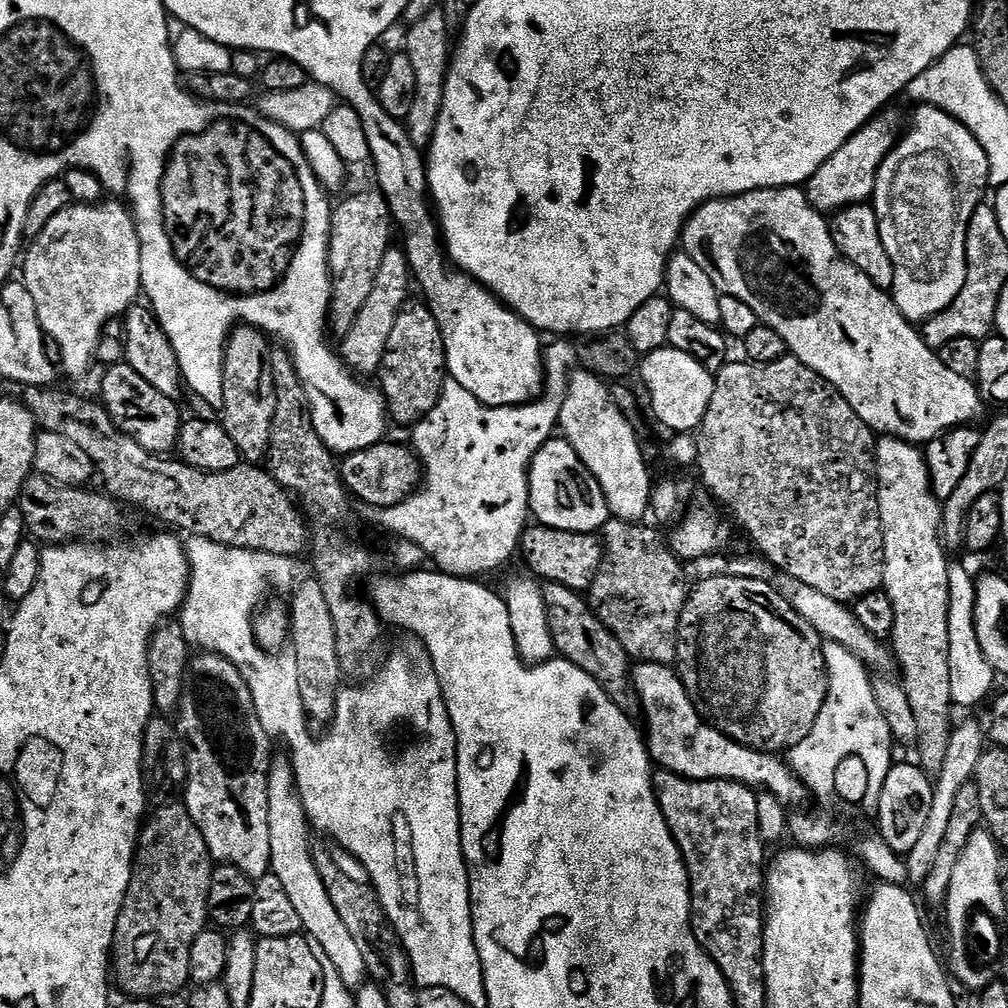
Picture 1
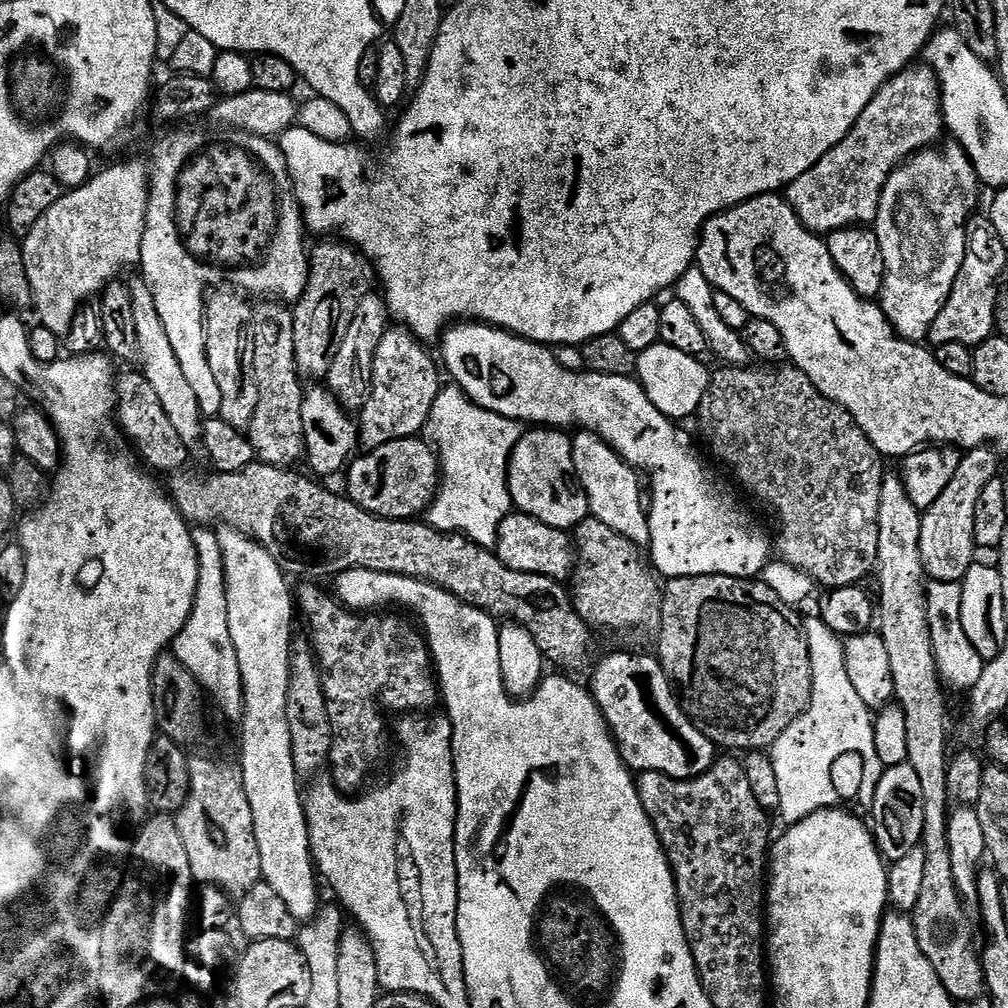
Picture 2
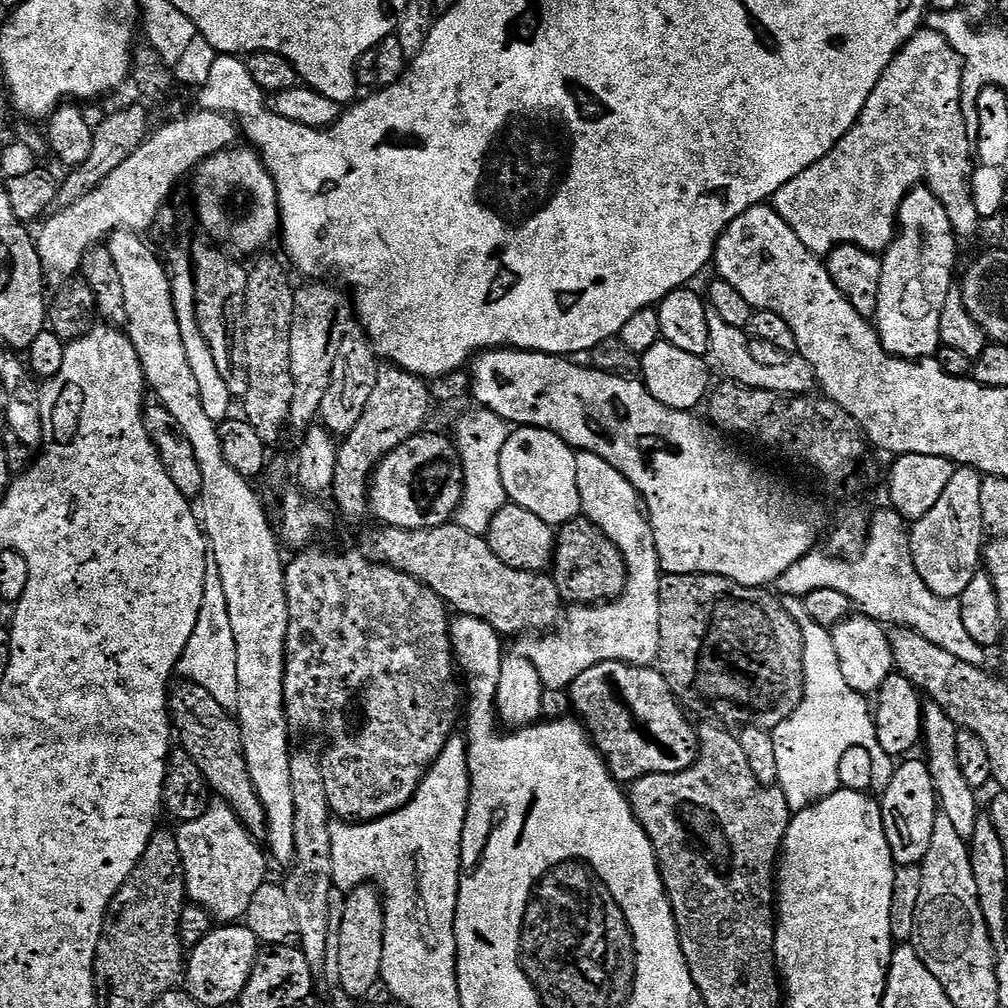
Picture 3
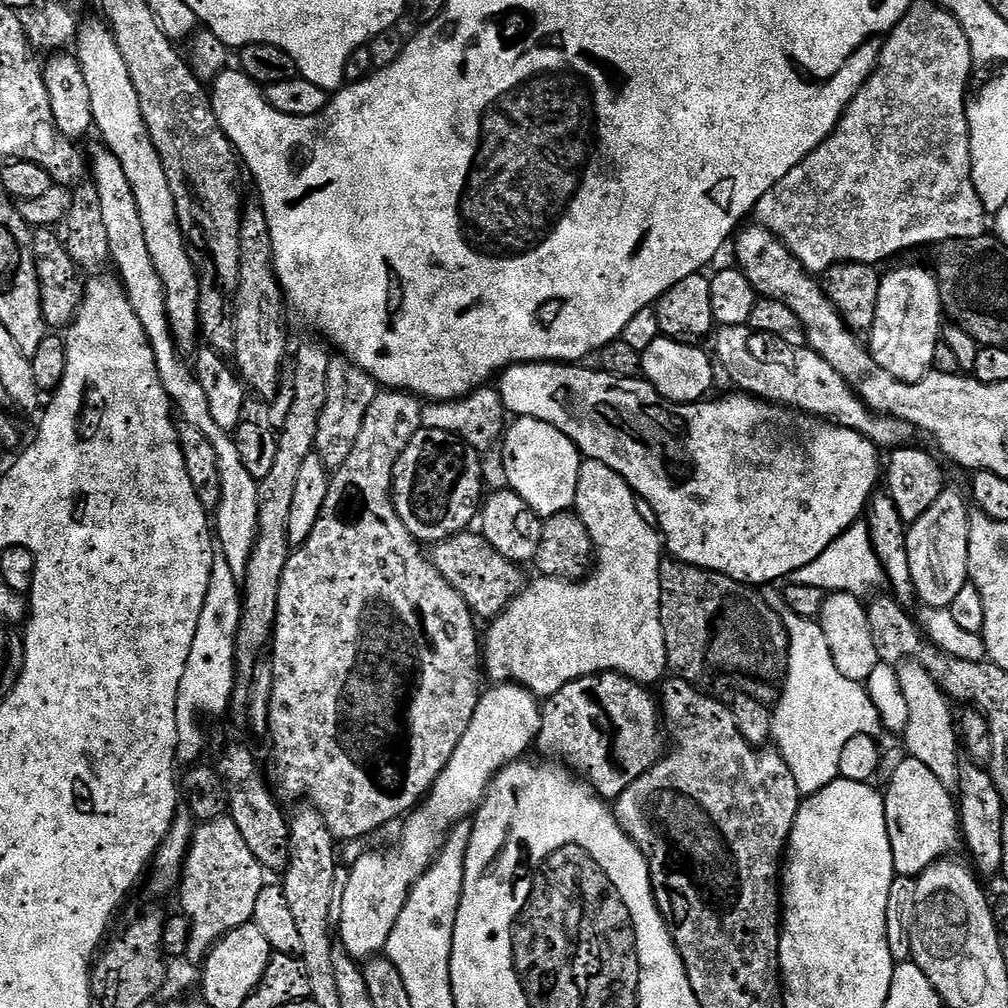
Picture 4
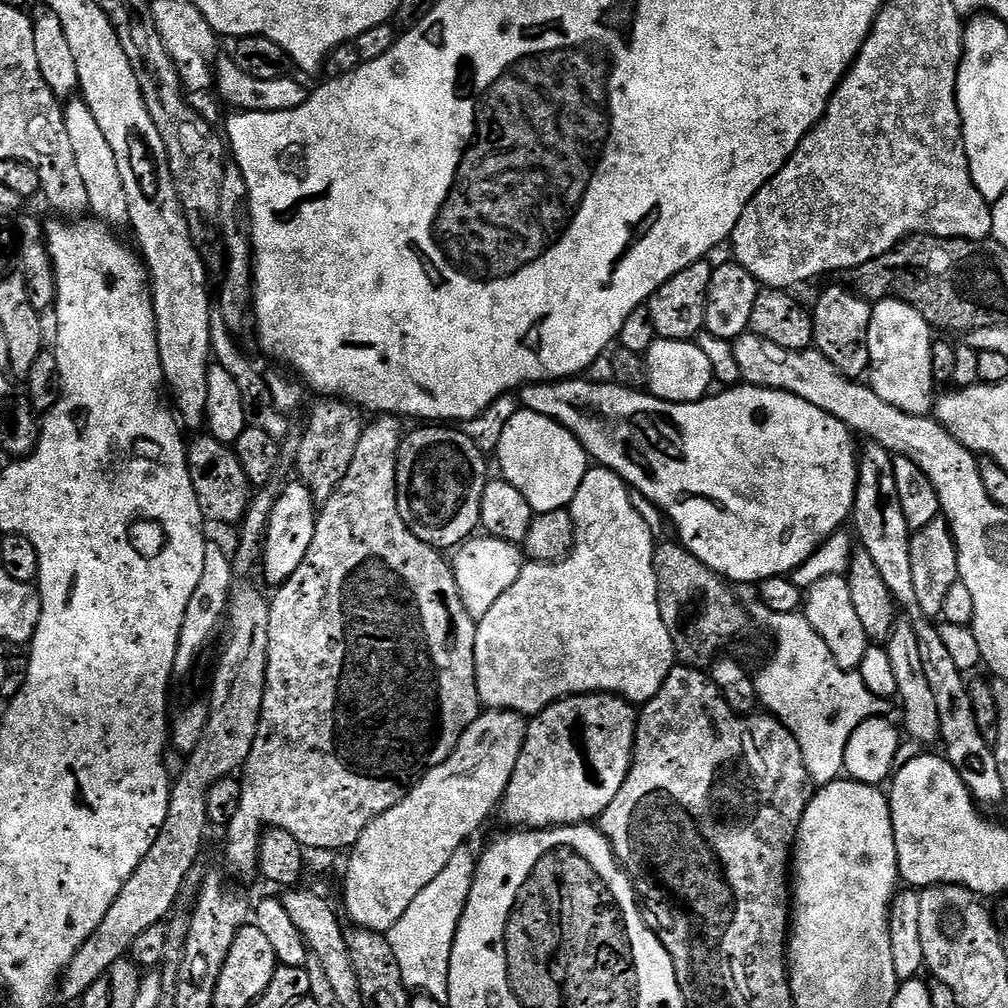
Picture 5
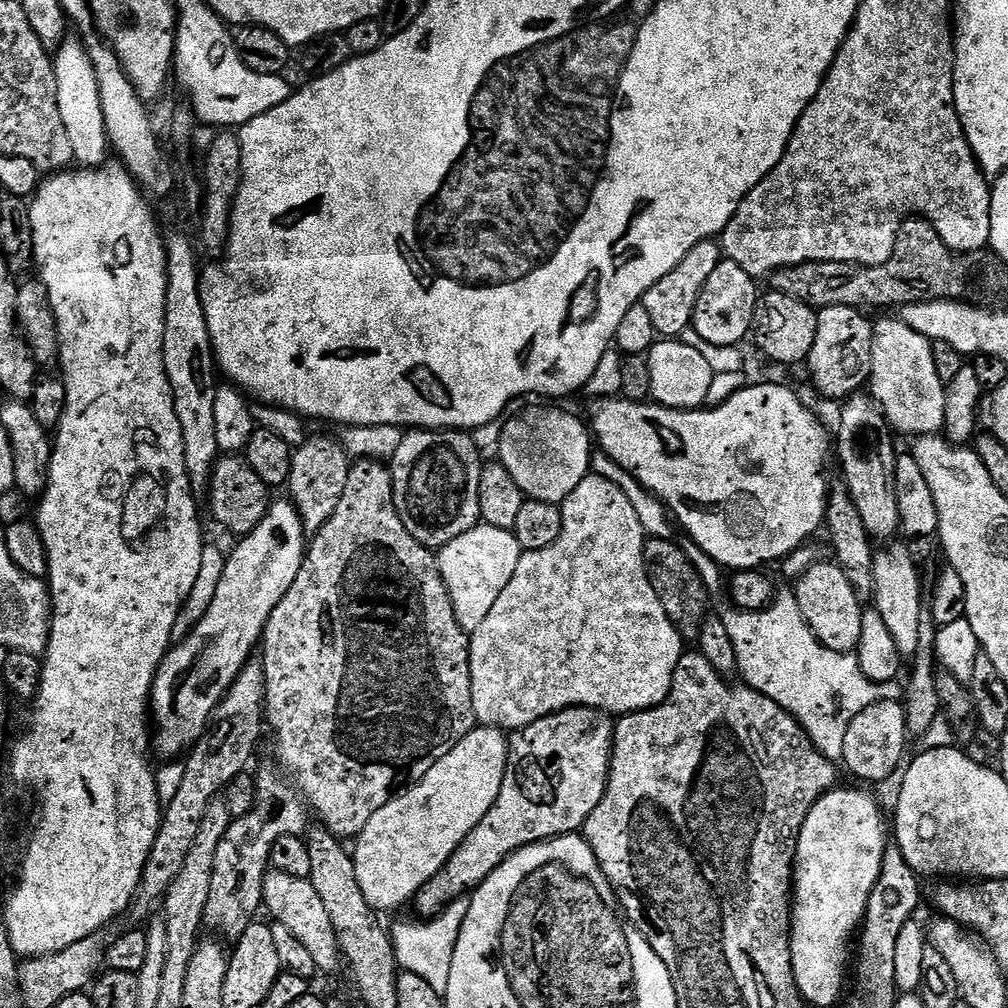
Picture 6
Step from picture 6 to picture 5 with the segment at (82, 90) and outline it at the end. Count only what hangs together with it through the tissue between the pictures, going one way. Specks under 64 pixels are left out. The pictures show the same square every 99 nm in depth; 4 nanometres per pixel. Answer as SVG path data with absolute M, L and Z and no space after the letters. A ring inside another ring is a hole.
M72 98L64 108L66 134L70 134L70 146L74 146L74 158L78 162L78 170L82 174L82 182L86 186L88 208L95 219L109 225L127 225L128 199L122 182L122 174L118 170L118 158L114 150L110 150L110 142L106 142L106 134L102 134L102 126L90 112L90 106L83 98Z

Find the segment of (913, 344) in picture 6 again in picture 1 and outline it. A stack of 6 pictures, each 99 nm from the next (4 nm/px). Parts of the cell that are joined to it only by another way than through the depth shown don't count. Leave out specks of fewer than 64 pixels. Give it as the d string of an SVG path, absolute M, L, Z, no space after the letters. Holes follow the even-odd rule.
M920 106L916 110L908 133L905 136L903 133L896 147L884 157L876 175L874 193L882 246L888 255L887 263L892 264L890 295L896 309L909 322L923 322L937 316L950 306L950 302L954 302L954 298L958 298L964 285L966 267L961 236L962 217L982 203L980 191L989 187L987 156L966 127L941 109Z

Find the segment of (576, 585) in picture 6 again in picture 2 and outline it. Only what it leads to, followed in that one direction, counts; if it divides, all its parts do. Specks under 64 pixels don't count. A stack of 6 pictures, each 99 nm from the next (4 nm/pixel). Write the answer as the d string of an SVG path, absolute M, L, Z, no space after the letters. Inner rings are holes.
M577 431L571 437L571 442L574 470L576 476L580 479L581 486L584 487L584 493L588 495L588 506L591 515L597 520L606 522L606 526L610 526L610 530L622 534L622 538L626 538L631 544L636 544L641 550L647 549L650 542L650 526L648 525L645 501L644 504L640 501L641 477L636 469L631 468L601 436L596 436L593 432Z

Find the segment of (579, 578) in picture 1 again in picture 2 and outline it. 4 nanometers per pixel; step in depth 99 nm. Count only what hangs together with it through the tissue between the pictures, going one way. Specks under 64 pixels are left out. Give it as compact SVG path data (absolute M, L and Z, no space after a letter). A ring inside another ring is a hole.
M519 510L513 511L502 526L498 526L494 551L503 564L510 566L510 570L518 570L522 574L542 574L561 582L571 577L576 566L576 546L565 529L546 526L546 522Z

